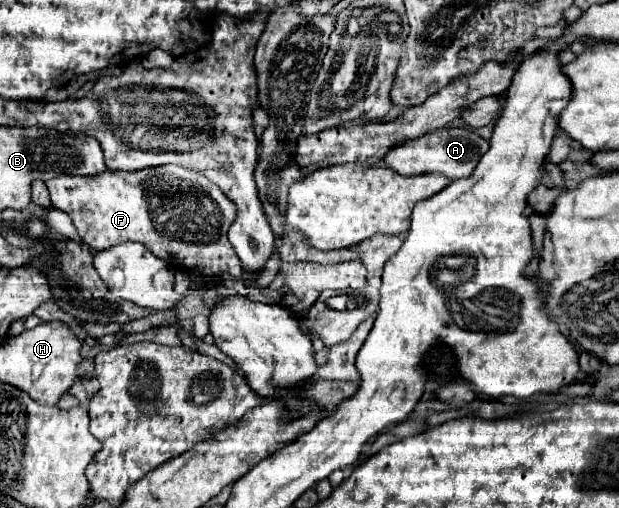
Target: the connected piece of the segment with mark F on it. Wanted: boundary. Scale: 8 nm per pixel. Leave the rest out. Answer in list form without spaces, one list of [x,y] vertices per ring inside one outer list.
[[[163,165],[153,169],[143,169],[137,173],[101,173],[93,177],[79,177],[79,175],[63,175],[45,181],[49,195],[51,195],[51,207],[65,211],[79,237],[91,245],[95,251],[111,249],[117,243],[127,241],[139,241],[145,247],[151,247],[151,251],[165,259],[169,265],[175,265],[175,269],[183,271],[195,271],[201,277],[207,279],[219,279],[219,273],[227,273],[233,279],[241,277],[241,261],[235,255],[233,247],[229,245],[227,231],[229,225],[235,221],[237,209],[233,201],[221,193],[217,185],[213,185],[205,175],[179,167],[179,165]]]

